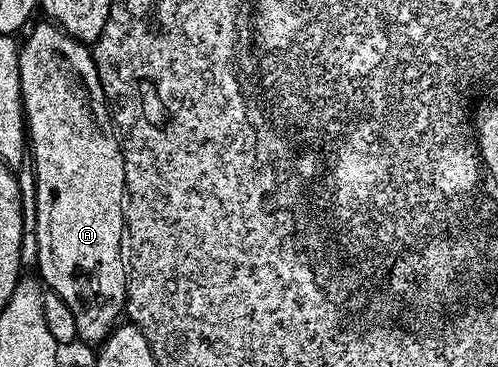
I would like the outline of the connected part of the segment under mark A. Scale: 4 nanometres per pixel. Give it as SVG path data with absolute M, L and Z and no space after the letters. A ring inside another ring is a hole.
M43 22L22 43L18 61L26 143L37 181L36 267L43 286L70 305L77 340L81 344L99 345L121 322L128 301L124 149L113 124L110 104L104 97L91 50L79 39L60 30L55 23Z

